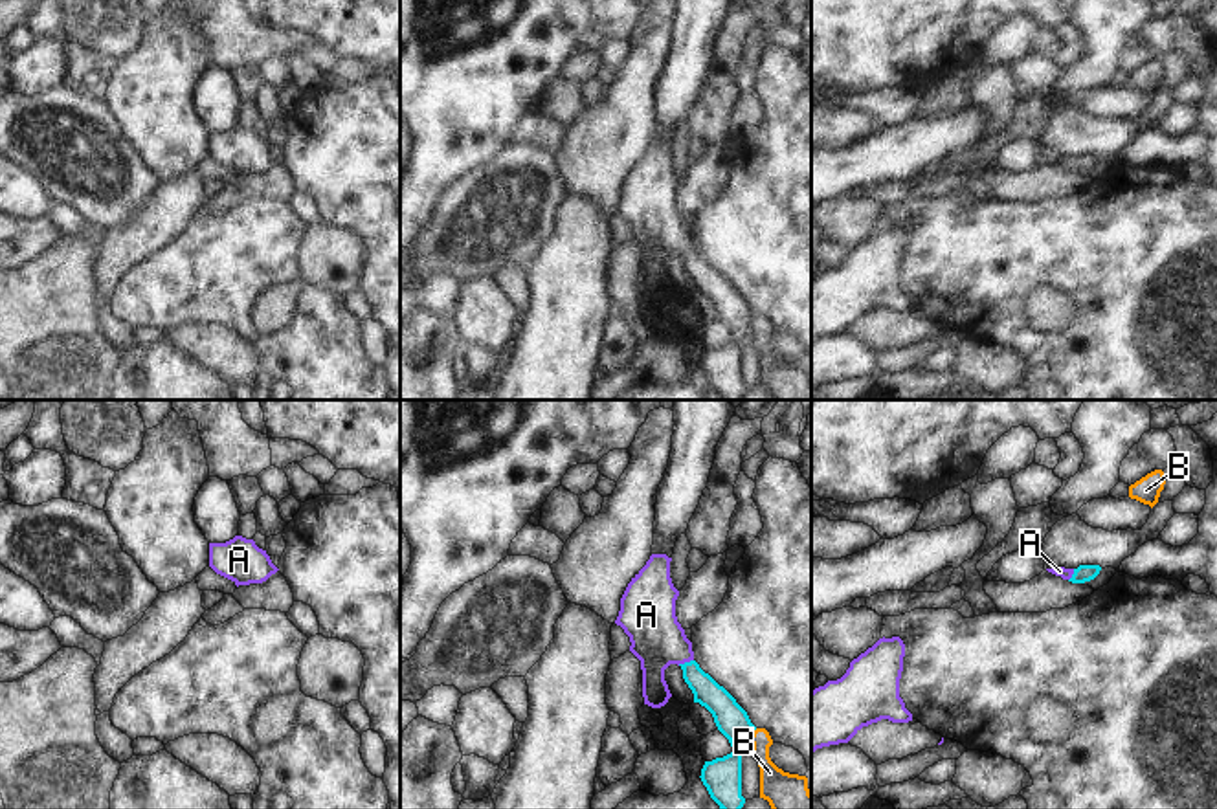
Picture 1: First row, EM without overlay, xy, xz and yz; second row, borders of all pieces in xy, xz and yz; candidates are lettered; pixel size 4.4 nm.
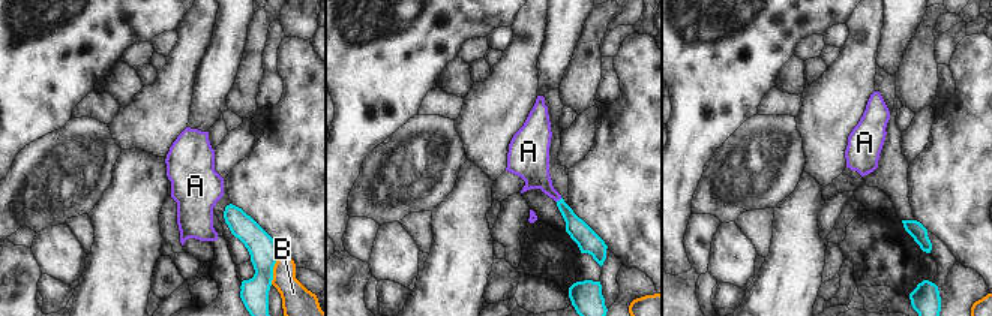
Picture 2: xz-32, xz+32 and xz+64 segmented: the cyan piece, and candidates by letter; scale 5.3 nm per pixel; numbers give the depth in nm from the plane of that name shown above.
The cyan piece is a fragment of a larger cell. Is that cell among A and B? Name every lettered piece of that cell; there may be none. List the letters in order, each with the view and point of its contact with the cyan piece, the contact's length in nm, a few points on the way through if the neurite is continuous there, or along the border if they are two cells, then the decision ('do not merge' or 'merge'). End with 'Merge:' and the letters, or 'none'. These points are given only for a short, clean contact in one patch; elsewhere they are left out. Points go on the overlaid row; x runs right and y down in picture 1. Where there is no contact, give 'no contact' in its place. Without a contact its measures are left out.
A: contact xz (685, 663); length 80 nm; way xz (707, 692), (685, 663), (648, 619); merge
B: contact xz (753, 731); length 50 nm; border xz (757, 729), (749, 736); do not merge
Merge: A

